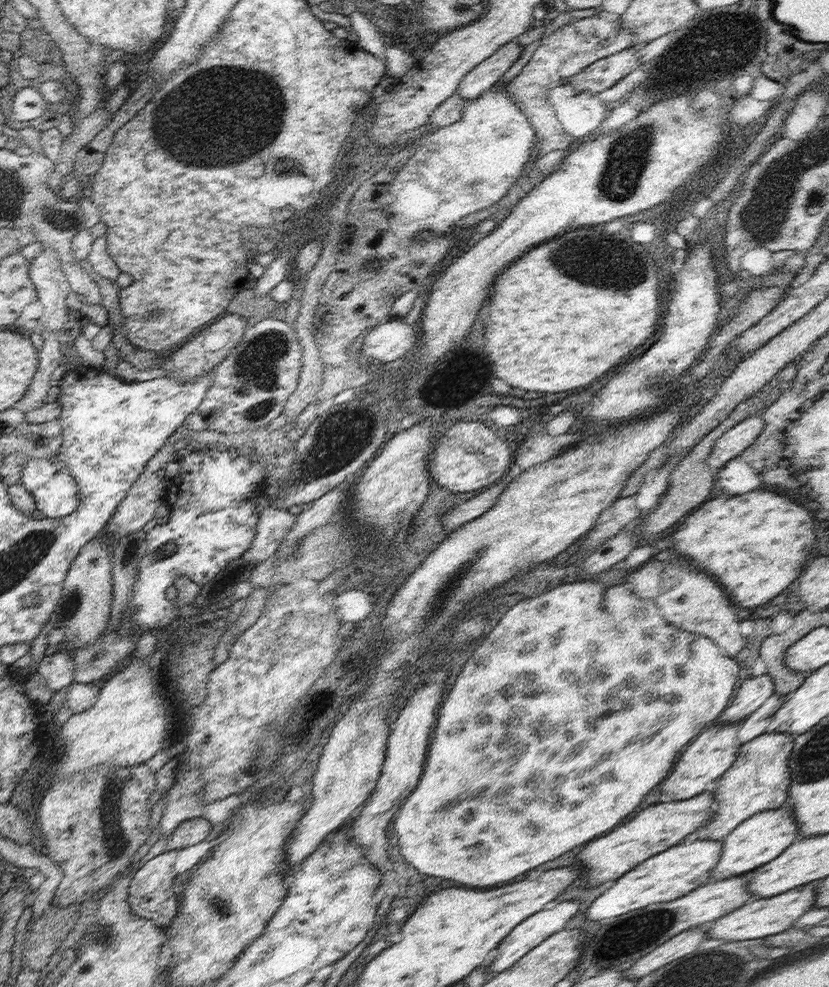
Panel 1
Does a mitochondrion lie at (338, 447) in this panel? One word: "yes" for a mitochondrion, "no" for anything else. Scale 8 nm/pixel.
yes

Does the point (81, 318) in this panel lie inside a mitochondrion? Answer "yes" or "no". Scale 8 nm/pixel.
no

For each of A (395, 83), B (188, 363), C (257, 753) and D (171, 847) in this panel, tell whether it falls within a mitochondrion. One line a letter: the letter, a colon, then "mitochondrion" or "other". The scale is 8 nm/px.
A: other
B: other
C: mitochondrion
D: other

